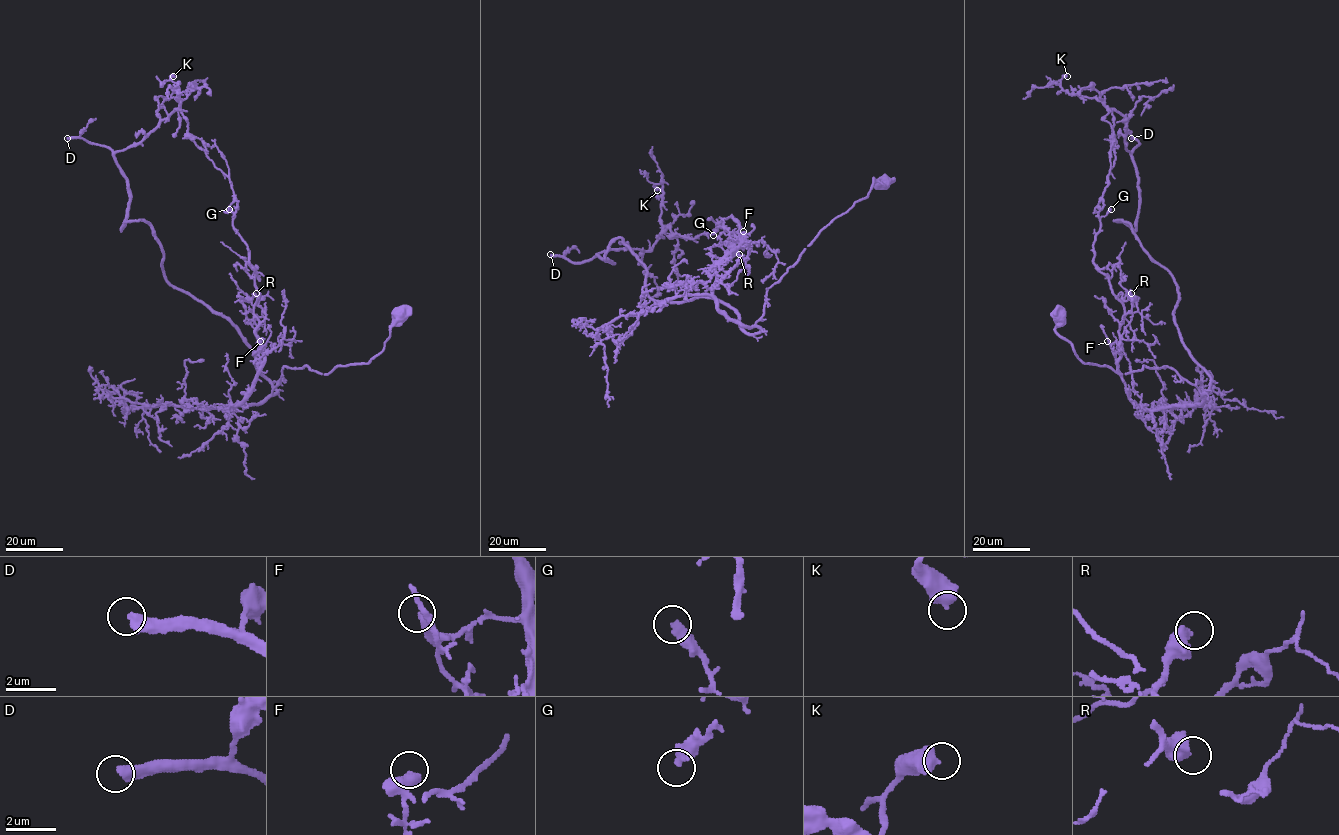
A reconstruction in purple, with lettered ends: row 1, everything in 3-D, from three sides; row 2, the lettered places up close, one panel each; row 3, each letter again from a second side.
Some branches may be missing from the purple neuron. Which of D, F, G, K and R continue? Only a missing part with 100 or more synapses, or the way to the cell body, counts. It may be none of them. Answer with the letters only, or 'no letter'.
D

